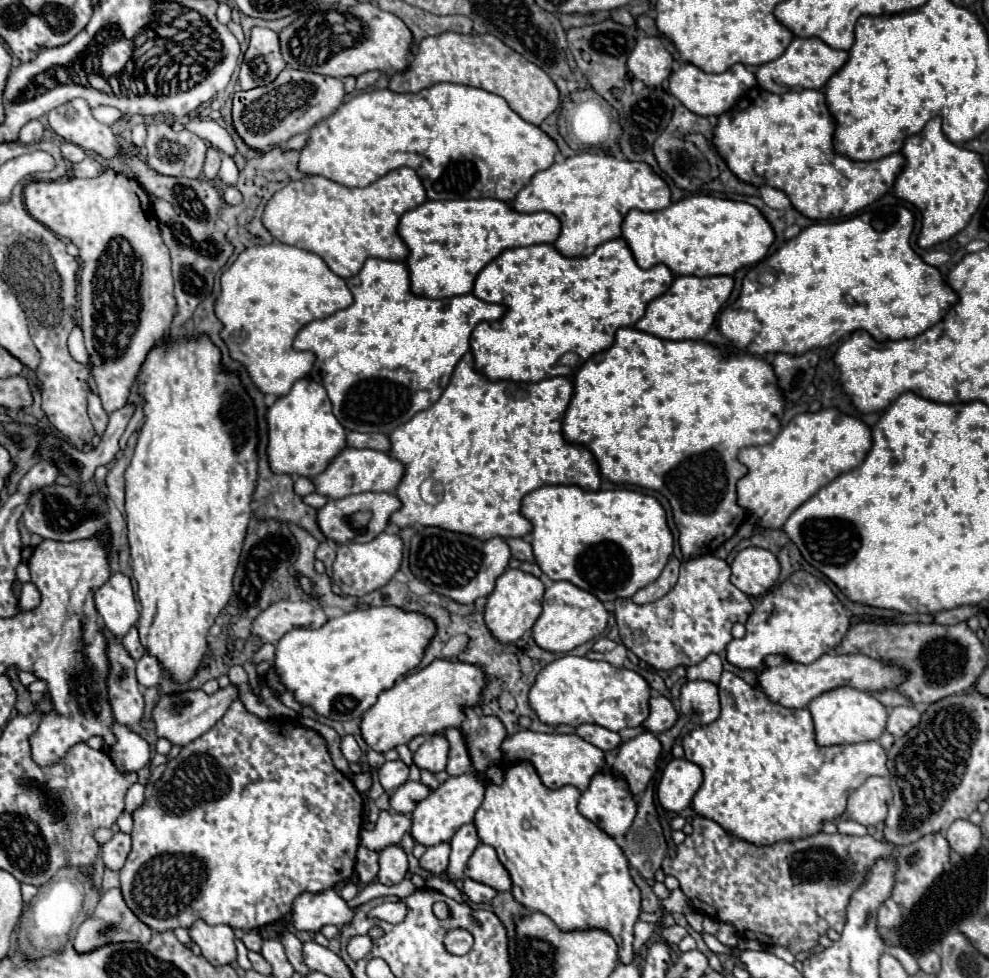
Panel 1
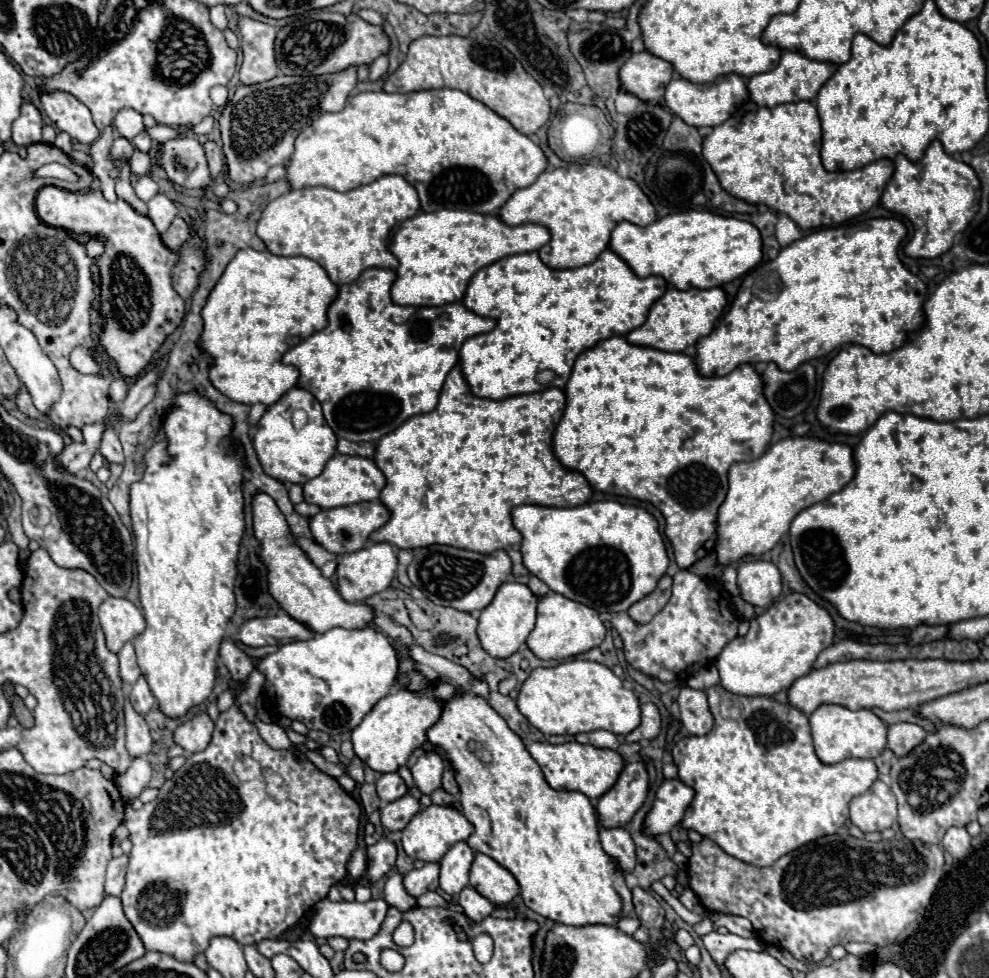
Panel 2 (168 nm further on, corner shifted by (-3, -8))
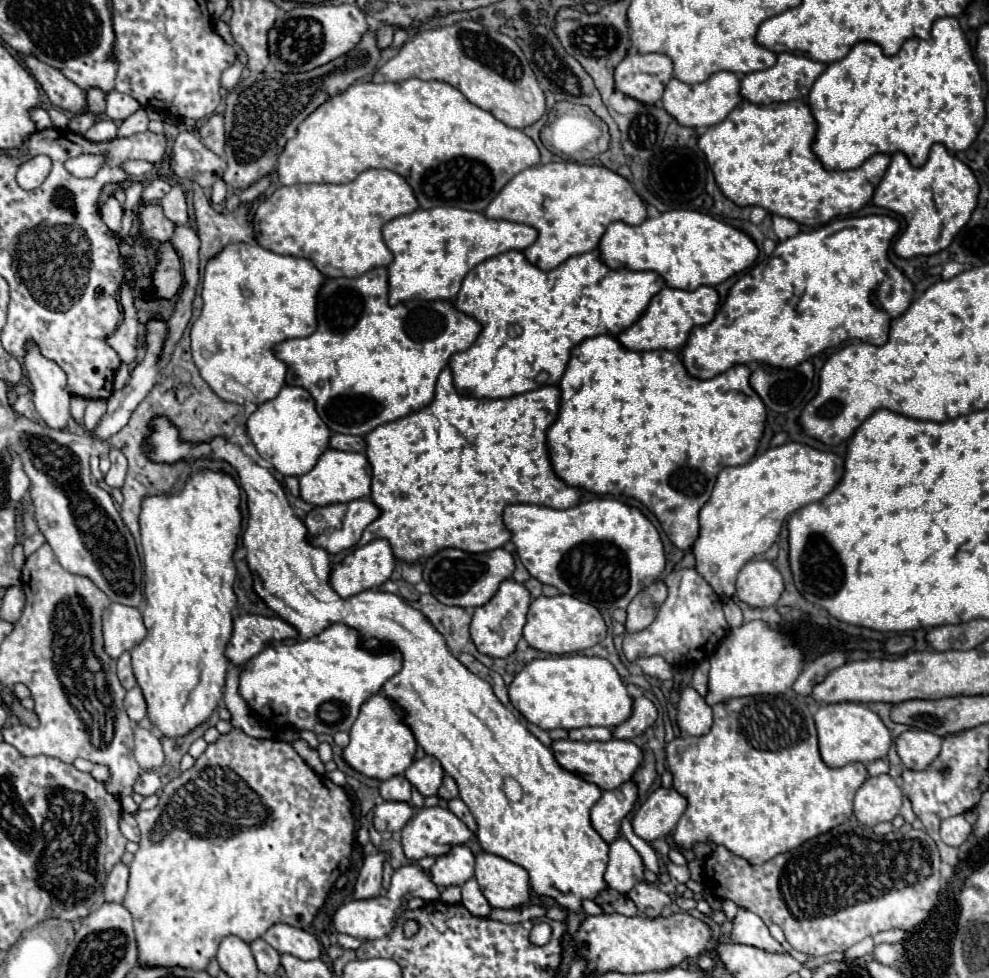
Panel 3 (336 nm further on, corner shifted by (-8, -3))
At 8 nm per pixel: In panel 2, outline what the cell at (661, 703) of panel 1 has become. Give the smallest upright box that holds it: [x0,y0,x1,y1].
[626,703,662,743]

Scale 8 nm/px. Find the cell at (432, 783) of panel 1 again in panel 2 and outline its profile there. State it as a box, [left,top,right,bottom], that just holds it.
[430,789,456,805]

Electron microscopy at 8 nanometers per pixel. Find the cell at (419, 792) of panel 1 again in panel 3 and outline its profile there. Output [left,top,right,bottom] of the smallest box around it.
[373,802,413,832]

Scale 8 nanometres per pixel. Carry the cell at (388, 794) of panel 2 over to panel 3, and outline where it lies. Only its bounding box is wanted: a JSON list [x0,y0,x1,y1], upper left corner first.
[379,774,411,802]

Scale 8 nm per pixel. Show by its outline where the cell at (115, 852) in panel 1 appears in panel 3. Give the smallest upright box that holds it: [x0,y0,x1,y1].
[105,862,129,902]

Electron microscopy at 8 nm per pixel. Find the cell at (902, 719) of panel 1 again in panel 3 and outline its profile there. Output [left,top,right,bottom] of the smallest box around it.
[897,730,941,770]

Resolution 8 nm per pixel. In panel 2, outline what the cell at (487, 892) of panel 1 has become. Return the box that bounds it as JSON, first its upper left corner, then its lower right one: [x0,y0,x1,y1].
[458,885,494,921]

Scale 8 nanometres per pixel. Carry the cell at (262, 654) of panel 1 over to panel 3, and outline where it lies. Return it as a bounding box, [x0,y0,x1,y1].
[223,668,271,740]

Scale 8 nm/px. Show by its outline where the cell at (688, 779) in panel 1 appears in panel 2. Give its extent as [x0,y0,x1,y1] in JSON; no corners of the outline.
[644,779,694,835]

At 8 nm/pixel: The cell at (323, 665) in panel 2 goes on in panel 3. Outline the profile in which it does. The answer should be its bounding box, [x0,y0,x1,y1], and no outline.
[239,624,401,736]

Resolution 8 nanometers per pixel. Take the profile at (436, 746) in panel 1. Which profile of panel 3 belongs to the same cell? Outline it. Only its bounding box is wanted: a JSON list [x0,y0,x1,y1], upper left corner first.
[405,756,443,796]

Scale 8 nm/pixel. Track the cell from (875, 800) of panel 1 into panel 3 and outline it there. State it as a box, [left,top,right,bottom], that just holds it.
[855,774,901,826]

